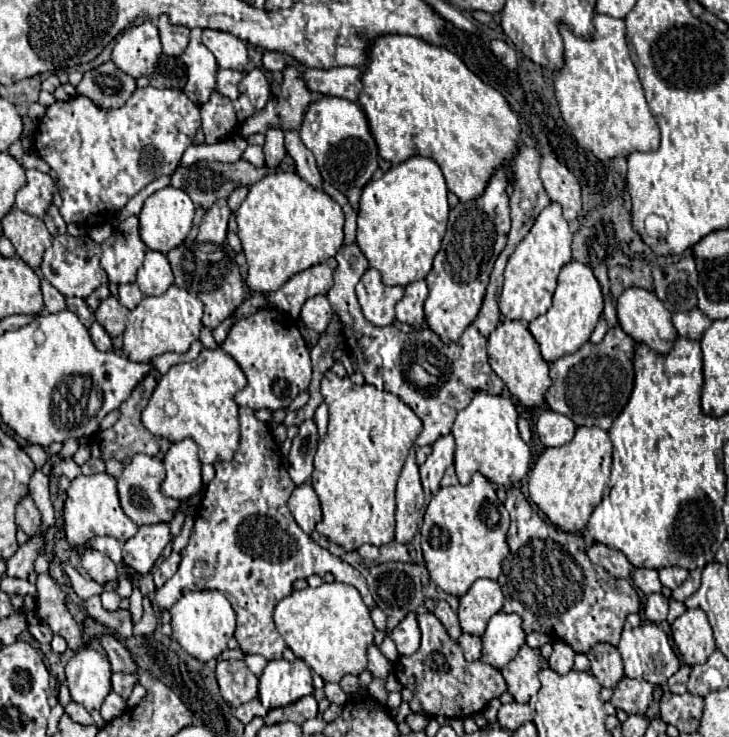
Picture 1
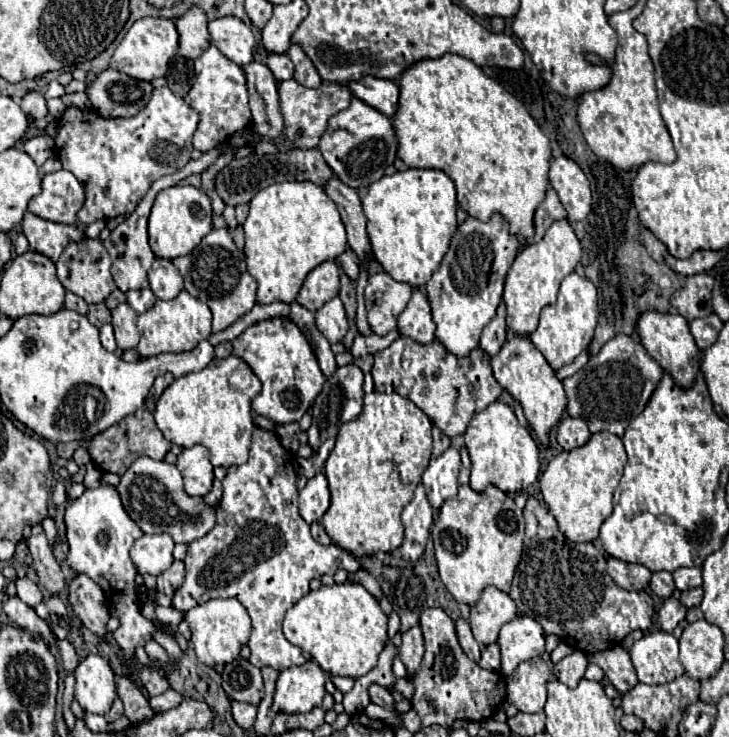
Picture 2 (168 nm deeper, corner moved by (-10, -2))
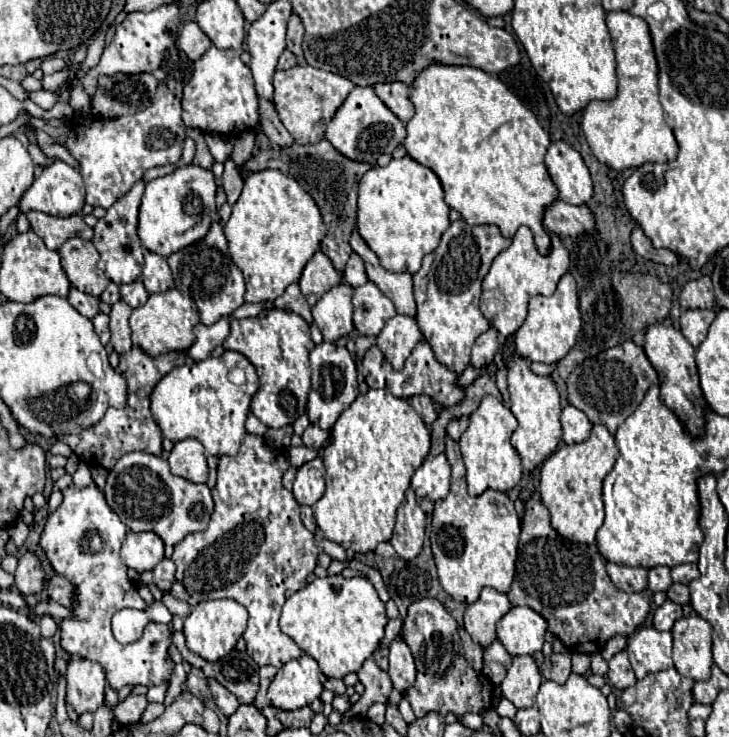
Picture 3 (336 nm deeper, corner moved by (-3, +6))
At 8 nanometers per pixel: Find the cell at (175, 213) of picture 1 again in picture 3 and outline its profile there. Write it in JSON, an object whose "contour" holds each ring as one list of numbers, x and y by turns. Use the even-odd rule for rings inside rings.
{"contour":[[197,164,177,166,171,174,147,182,143,202,139,206,137,226,143,248,167,258,173,252,201,240,207,234,211,220,217,212,215,190,217,186,213,172]]}

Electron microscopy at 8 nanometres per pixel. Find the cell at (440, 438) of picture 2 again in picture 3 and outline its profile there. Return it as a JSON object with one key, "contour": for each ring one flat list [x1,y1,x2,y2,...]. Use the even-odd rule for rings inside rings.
{"contour":[[417,394,417,396,411,396,411,398,407,398,407,400,409,400,409,404,417,410,417,414,419,414,427,424,431,424,431,422,437,418,433,400,431,400,427,394]]}

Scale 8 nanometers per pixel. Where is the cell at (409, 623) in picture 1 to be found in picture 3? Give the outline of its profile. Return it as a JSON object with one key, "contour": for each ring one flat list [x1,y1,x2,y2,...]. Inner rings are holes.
{"contour":[[397,636,389,646,389,676,393,688,405,694,415,682,415,662,409,646]]}

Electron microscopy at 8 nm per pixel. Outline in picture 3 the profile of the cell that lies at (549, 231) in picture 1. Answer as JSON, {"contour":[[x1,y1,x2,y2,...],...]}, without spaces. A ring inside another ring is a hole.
{"contour":[[521,226,517,234,511,240,511,246,503,250,489,270,489,274,483,280,483,294,481,294,481,312,489,320,489,324,503,336,515,334,527,316,527,302,537,296,551,296,557,288,559,278,569,270,569,252,559,240,555,238,553,250,549,256,541,256,537,252,537,246,533,242,531,230,527,226]]}

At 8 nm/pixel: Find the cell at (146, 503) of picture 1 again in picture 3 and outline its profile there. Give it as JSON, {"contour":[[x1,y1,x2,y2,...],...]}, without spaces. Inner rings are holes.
{"contour":[[145,452,125,454,107,476,105,500,131,532,155,532,165,546,179,544,187,534,203,532,213,514,207,484,193,484,169,472,167,460]]}

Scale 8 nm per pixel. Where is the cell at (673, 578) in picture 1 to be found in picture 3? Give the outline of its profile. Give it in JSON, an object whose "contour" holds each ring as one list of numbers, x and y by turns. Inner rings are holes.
{"contour":[[679,564,679,566,671,568,671,578,673,578,673,582,689,584,689,582,695,580,697,576,699,576,697,564]]}

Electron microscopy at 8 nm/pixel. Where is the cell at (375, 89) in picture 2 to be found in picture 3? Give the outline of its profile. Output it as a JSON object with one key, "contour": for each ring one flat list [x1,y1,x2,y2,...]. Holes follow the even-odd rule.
{"contour":[[387,82,387,84,377,84,373,86,377,96,387,104,387,108,401,120,407,122,413,118,415,108,411,106,409,100,409,86,401,84,401,82]]}

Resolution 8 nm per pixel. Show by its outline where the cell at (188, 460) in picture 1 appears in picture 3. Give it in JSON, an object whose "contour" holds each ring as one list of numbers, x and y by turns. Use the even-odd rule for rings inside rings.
{"contour":[[187,438,173,446,169,456,171,472,179,478,185,478,189,482,207,482,207,462,203,454,203,444,199,440]]}

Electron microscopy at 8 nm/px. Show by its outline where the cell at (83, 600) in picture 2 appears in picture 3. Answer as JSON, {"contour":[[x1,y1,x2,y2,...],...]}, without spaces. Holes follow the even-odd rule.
{"contour":[[53,576,47,582,47,592,49,592,49,598,53,596,53,600,63,604,65,608,69,608,73,604,73,586,63,576]]}

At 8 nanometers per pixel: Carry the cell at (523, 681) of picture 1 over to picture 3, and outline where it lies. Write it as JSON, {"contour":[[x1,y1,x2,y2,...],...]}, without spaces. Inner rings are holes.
{"contour":[[515,656,513,664,501,682,503,696,517,708,529,708,535,704,535,696,541,684,541,672,531,656]]}

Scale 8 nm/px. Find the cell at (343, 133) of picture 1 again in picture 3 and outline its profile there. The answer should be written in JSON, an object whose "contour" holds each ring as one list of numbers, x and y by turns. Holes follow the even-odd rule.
{"contour":[[357,86,343,102,343,106,337,110,331,124,327,126,325,138,347,158,375,164,379,154,385,154,385,152,391,154,403,142,405,134,407,132,403,122,385,106,385,102,375,94,375,90]]}

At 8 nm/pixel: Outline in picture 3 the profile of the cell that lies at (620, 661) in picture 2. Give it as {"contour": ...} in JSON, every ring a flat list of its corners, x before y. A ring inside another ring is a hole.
{"contour":[[621,650,617,652,611,660,609,660,609,672,607,672,607,678,609,678,609,684,617,690,625,690,627,686,631,686,637,678,631,670,631,664,629,664,629,658,627,658,627,652]]}

